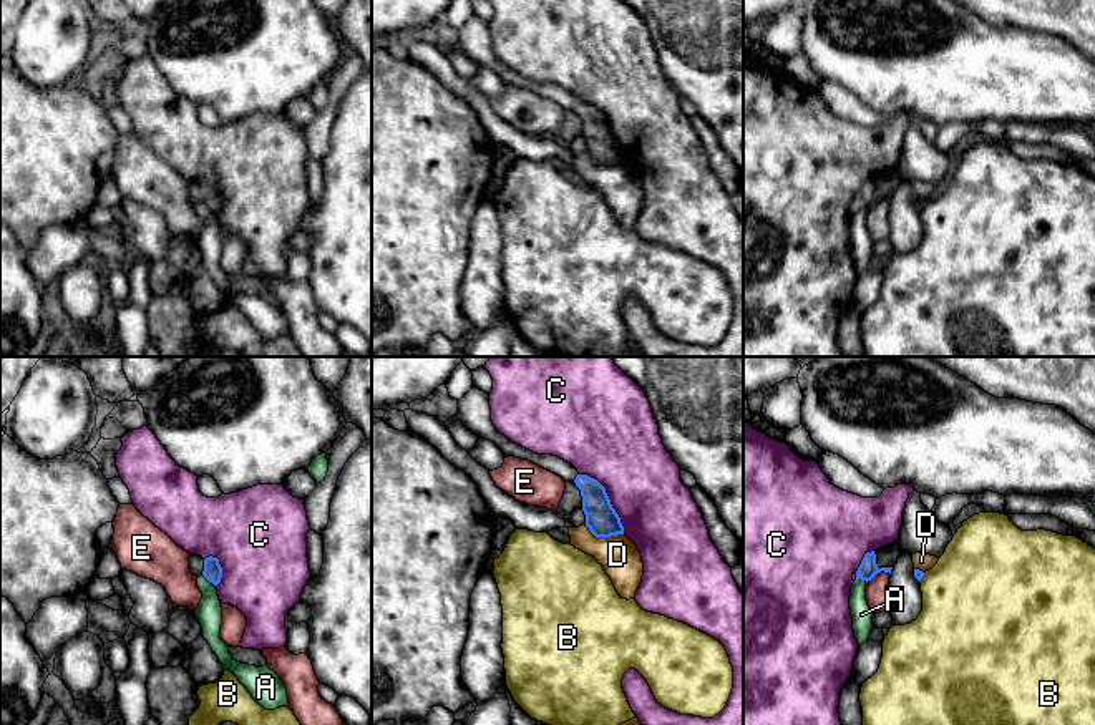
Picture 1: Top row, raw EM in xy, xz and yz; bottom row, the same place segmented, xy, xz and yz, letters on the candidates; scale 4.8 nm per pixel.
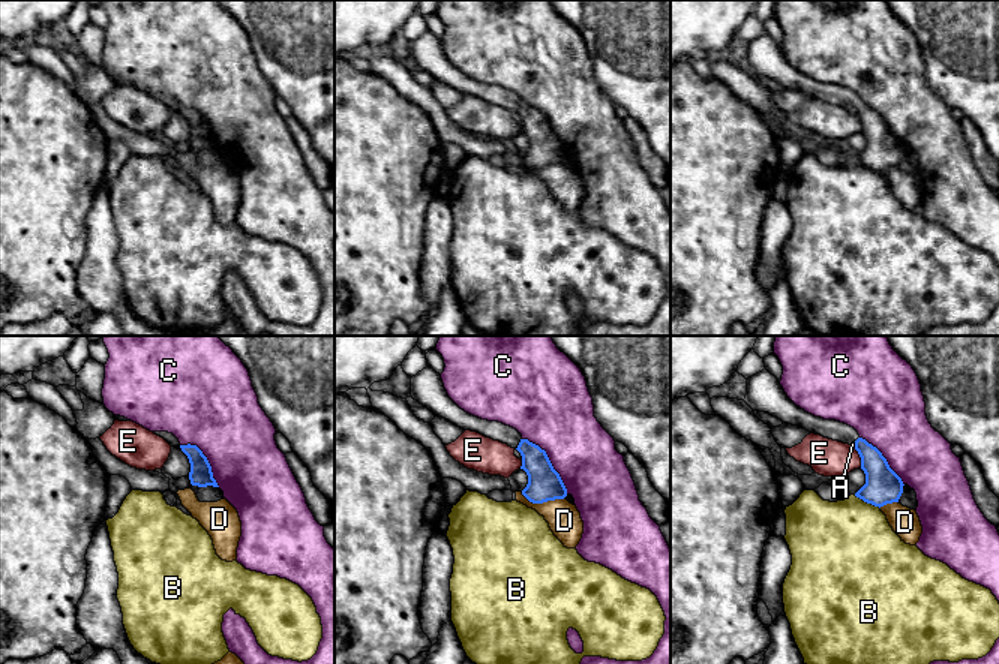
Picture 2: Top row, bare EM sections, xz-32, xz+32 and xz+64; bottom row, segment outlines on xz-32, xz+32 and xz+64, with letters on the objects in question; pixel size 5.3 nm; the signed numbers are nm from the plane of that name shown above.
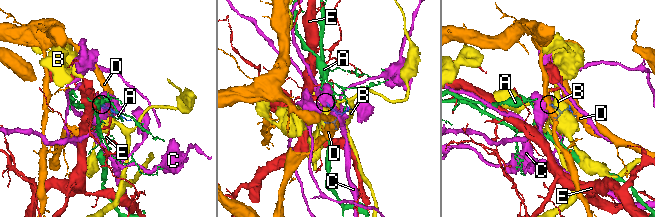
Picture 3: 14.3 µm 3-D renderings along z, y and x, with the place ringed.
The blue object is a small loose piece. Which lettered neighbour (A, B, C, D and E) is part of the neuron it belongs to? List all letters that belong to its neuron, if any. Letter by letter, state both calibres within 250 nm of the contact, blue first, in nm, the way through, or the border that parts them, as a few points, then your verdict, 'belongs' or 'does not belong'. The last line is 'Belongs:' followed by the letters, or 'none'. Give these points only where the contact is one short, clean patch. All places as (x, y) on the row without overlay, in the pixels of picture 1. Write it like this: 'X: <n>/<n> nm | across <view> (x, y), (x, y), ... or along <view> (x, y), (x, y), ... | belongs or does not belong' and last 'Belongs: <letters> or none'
A: 90/130 nm | does not belong
B: 50/460 nm | does not belong
C: 160/380 nm | does not belong
D: 160/190 nm | does not belong
E: 90/110 nm | along yz (890, 201), (878, 199), (866, 209) | does not belong
Belongs: none

